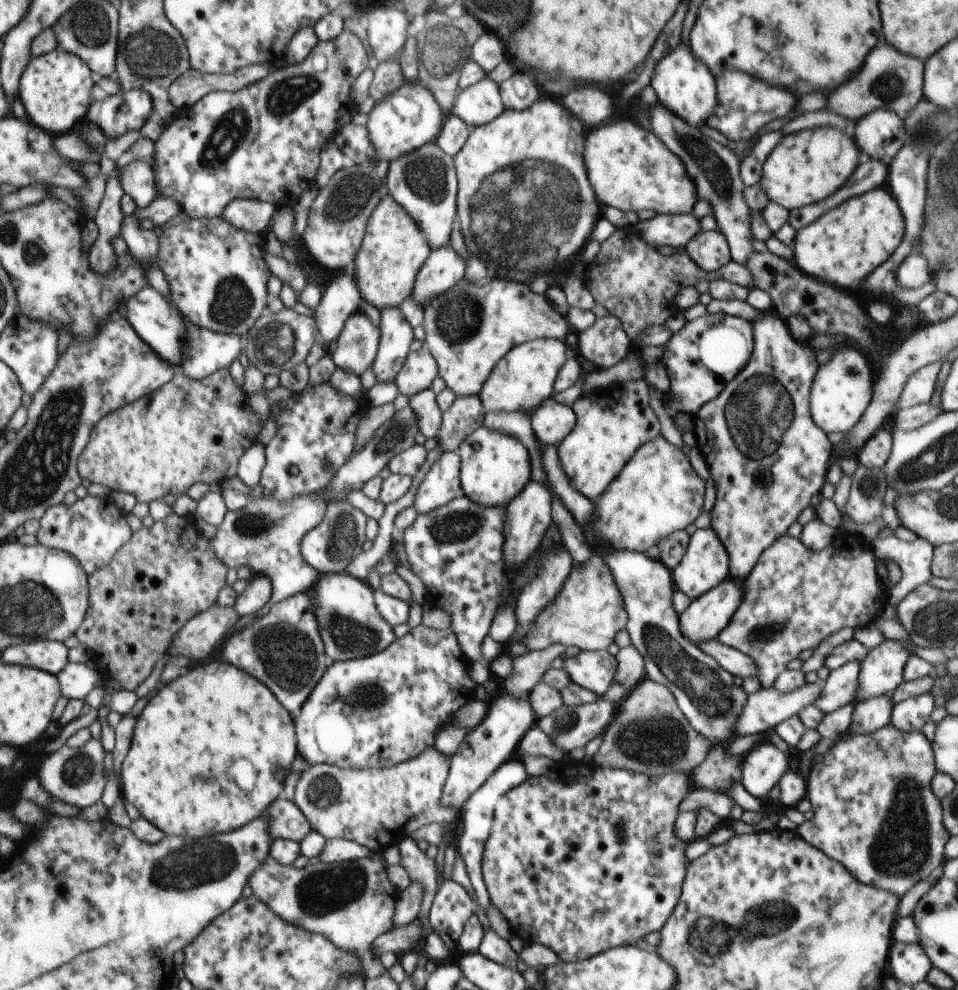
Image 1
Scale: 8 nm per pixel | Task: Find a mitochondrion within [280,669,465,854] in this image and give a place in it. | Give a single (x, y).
(366, 697)

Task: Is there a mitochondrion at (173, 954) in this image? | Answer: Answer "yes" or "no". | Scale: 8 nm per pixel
no

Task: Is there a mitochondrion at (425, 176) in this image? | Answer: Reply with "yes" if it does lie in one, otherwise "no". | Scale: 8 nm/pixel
yes

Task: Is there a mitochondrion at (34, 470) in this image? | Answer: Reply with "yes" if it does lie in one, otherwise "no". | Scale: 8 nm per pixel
yes

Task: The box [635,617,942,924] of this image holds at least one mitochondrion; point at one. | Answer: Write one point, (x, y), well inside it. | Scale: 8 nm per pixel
(903, 845)

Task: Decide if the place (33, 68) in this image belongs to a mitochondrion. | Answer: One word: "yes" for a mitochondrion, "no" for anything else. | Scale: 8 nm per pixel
no

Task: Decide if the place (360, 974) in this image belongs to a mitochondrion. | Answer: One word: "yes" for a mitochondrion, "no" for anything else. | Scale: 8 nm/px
no

